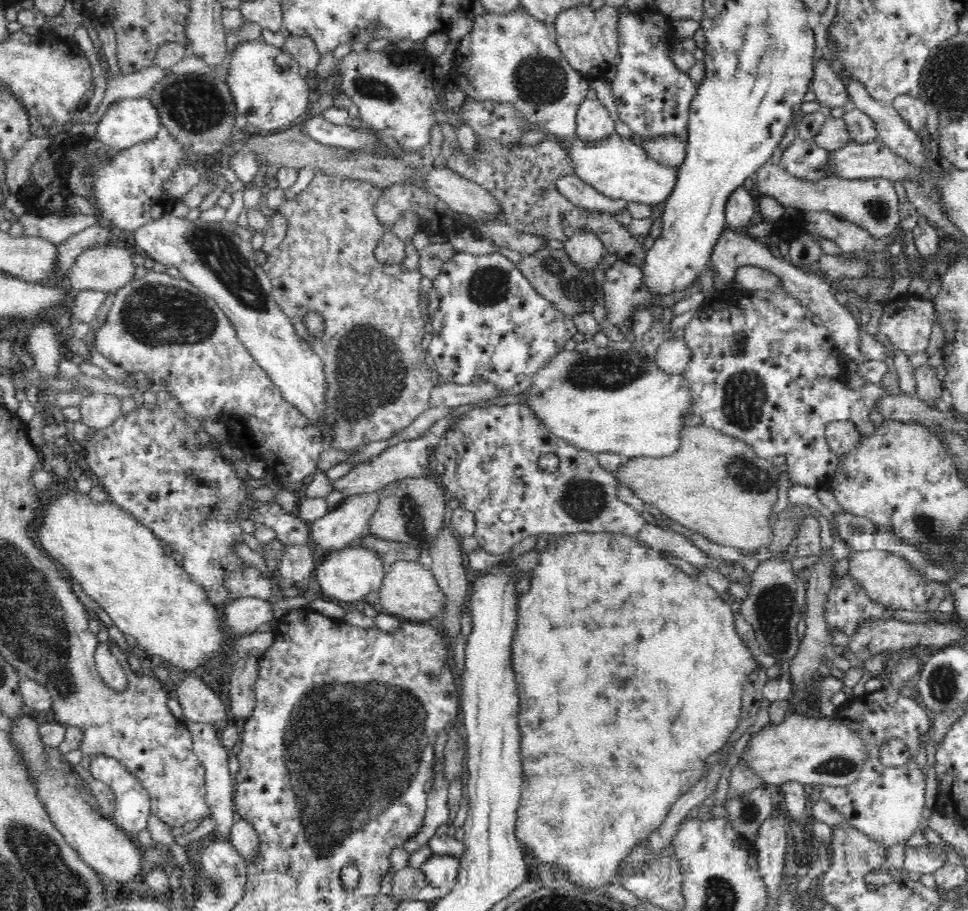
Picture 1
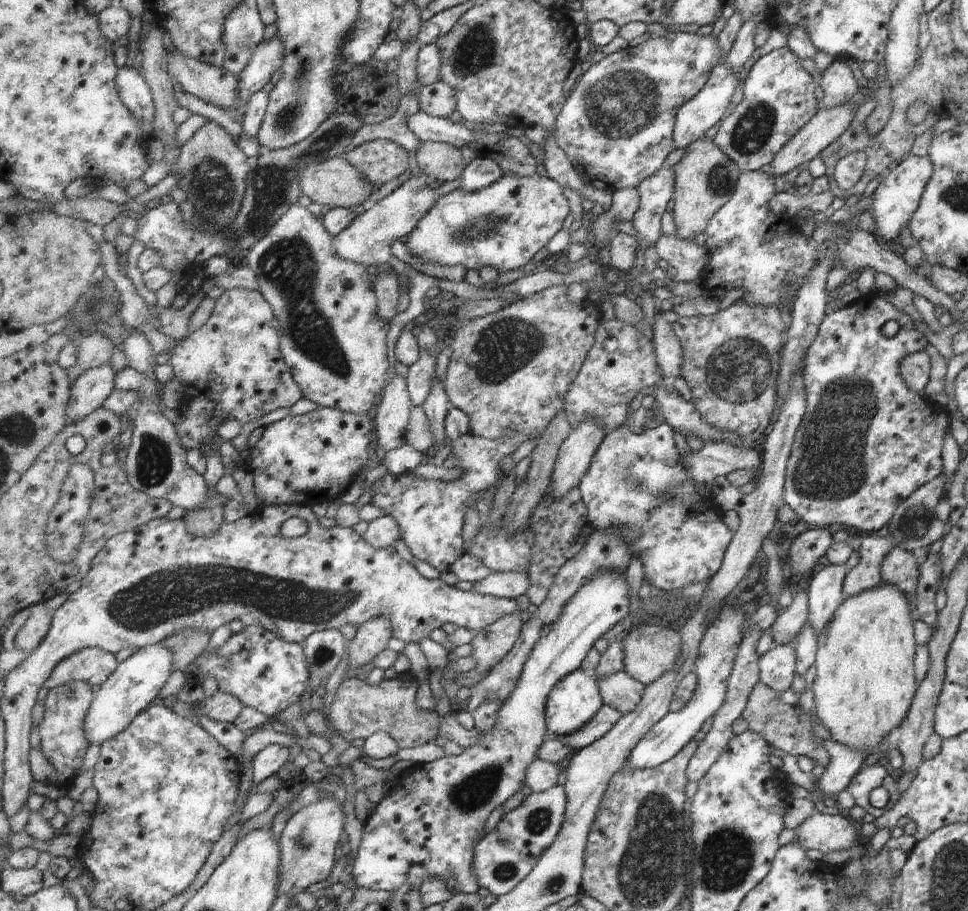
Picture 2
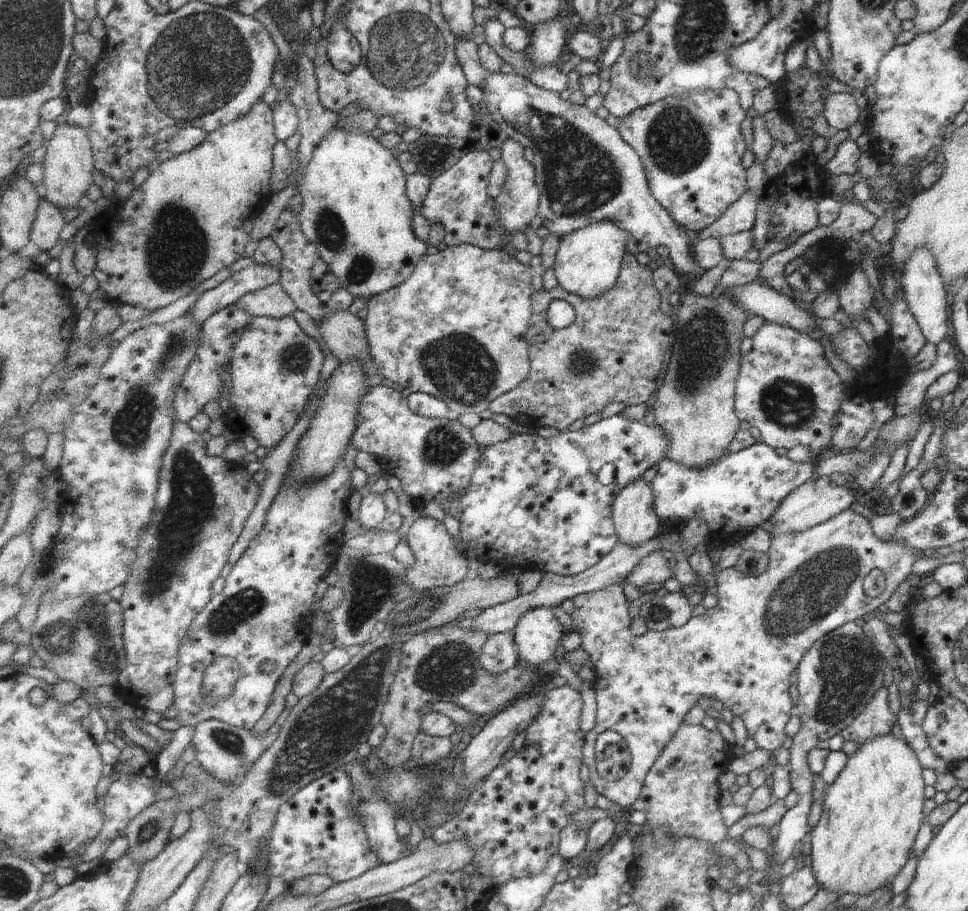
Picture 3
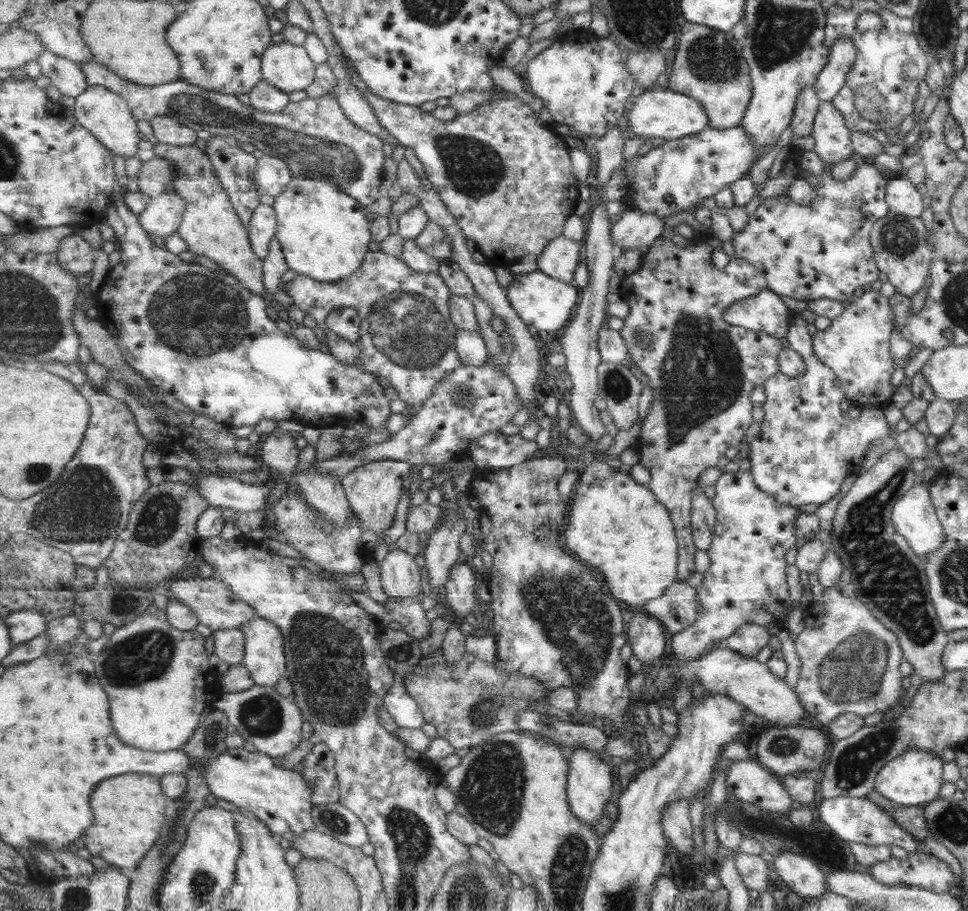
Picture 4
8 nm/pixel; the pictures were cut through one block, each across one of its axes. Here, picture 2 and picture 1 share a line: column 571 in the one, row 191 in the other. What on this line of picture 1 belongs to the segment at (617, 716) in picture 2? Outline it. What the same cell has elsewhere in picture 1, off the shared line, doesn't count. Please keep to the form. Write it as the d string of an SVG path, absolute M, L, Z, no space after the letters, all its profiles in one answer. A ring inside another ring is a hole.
M744 186L734 189L726 203L726 224L728 228L740 231L750 224L757 213L756 202L750 191Z

